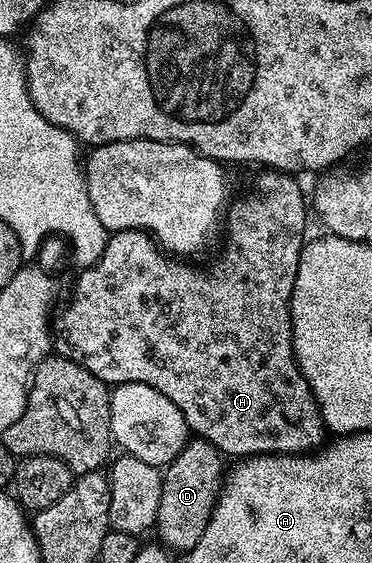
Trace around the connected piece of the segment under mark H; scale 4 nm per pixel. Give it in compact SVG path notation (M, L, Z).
M270 169L262 172L264 175L259 175L255 179L255 187L259 190L259 196L256 199L251 199L248 203L235 203L232 202L228 206L225 212L225 235L227 231L227 244L223 247L223 252L215 259L215 264L212 267L190 267L190 262L180 261L175 257L168 257L161 250L158 243L147 234L146 231L116 231L110 236L105 245L105 249L101 253L101 257L91 267L84 267L78 272L79 276L75 279L75 288L71 291L71 296L67 299L67 304L63 308L58 308L57 314L53 319L53 351L54 354L65 357L69 361L73 361L77 365L81 365L85 369L89 369L89 373L93 373L93 377L97 377L102 383L108 385L118 385L121 383L140 383L141 385L149 385L153 389L157 389L157 393L165 393L165 397L169 397L169 401L173 401L173 405L177 405L177 409L181 409L181 413L185 417L188 428L198 438L204 439L212 443L219 454L224 457L250 457L252 455L306 455L308 453L314 453L324 446L325 428L323 425L323 418L319 412L319 406L317 401L313 397L313 393L309 389L309 381L305 381L305 377L301 373L299 363L295 360L295 350L293 349L293 333L291 332L291 298L293 297L293 289L295 288L295 282L297 281L297 269L299 268L299 262L301 261L301 253L303 252L303 245L305 242L305 236L303 234L307 231L307 211L309 215L309 203L303 200L303 191L299 188L299 183L294 174L285 171L272 171Z

